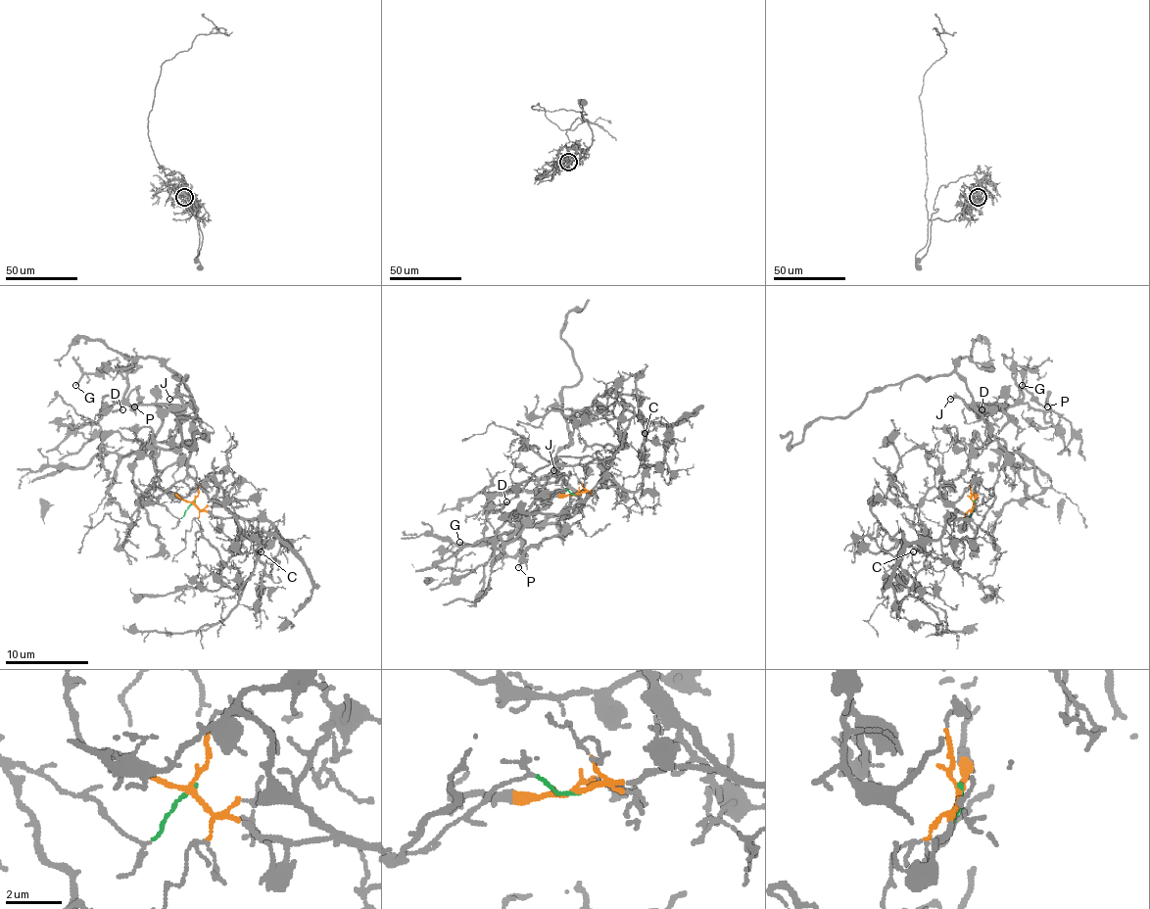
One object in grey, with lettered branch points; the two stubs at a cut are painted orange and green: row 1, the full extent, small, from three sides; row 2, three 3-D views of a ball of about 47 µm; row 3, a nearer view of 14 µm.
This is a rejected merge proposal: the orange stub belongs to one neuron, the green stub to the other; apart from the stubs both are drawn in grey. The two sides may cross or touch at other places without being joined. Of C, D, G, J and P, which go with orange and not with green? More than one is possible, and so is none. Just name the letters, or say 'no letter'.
C

